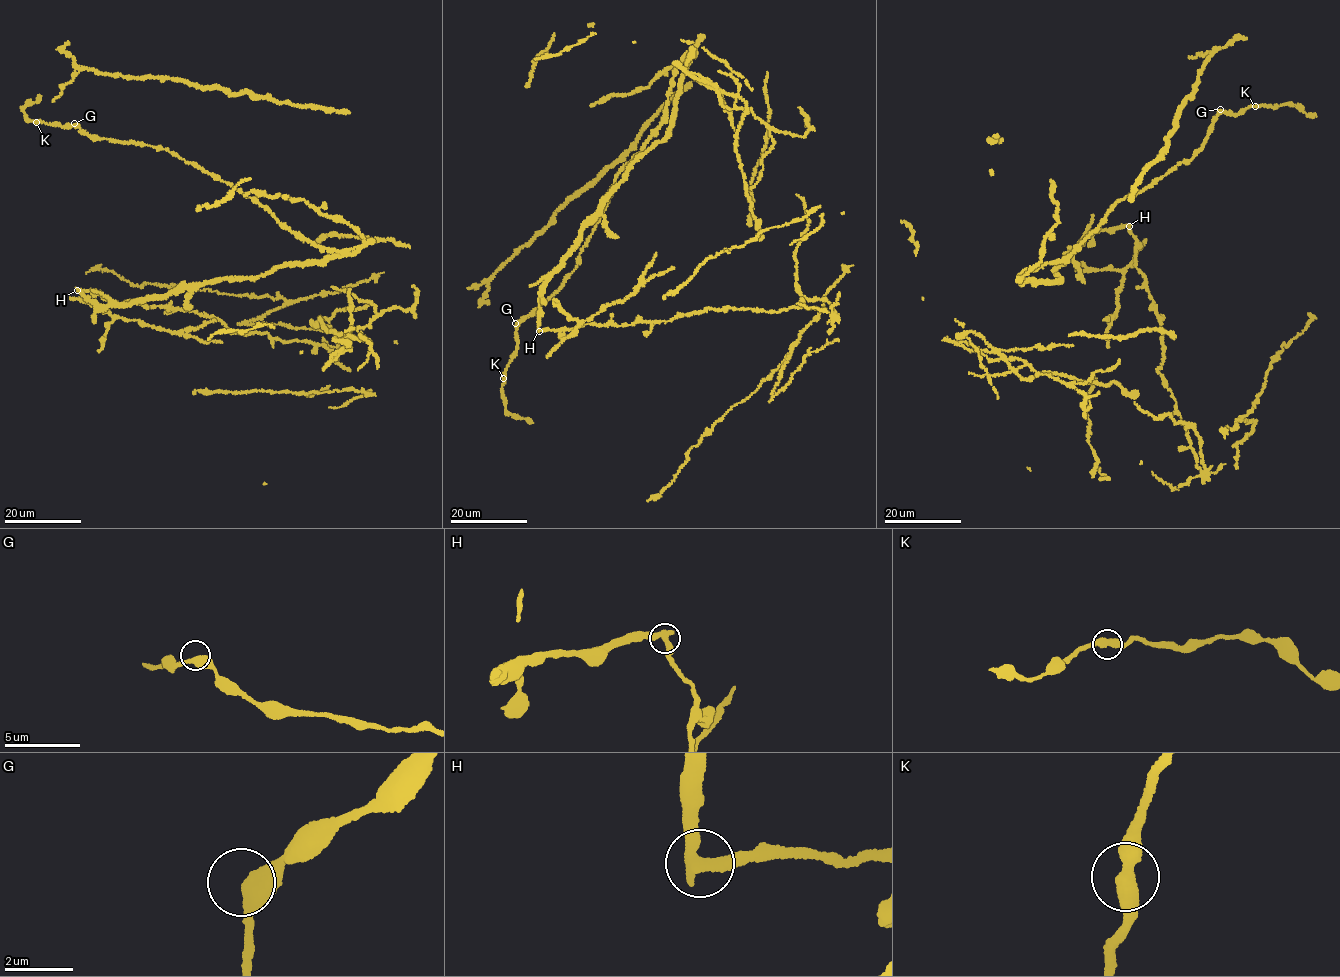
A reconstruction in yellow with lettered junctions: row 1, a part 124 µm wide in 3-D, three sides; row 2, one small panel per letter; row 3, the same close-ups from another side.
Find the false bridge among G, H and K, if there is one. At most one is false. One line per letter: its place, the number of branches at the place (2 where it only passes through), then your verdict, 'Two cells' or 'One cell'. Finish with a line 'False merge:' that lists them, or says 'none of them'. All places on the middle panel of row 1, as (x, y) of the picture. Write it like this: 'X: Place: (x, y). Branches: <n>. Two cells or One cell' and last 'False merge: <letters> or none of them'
G: Place: (515, 323). Branches: 2. One cell
H: Place: (539, 331). Branches: 2. Two cells
K: Place: (503, 378). Branches: 2. One cell
False merge: H

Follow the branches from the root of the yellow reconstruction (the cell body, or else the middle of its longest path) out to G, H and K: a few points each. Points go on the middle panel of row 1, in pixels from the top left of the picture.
G: (559, 266), (633, 162), (665, 140), (685, 60), (666, 117), (618, 174), (578, 263), (515, 323)
H: (559, 266), (543, 288), (539, 331)
K: (559, 266), (633, 162), (665, 140), (685, 60), (666, 117), (618, 174), (578, 263), (520, 320), (503, 378)

